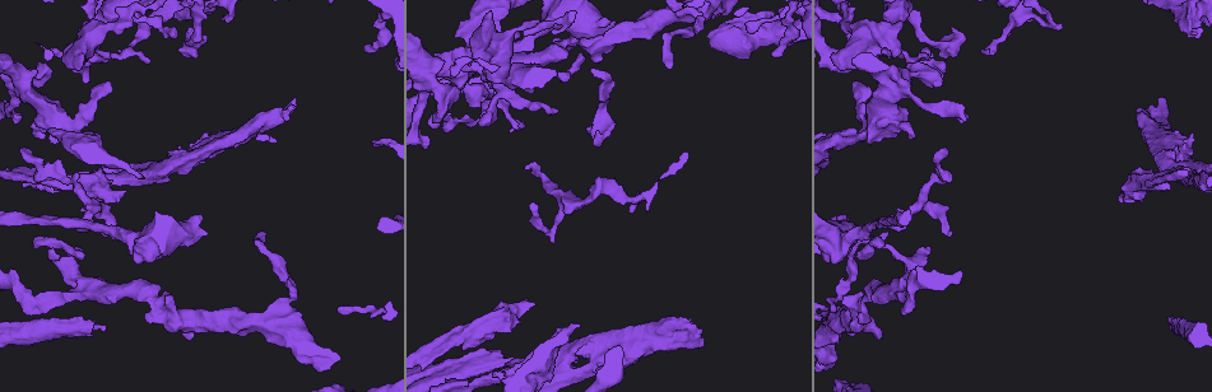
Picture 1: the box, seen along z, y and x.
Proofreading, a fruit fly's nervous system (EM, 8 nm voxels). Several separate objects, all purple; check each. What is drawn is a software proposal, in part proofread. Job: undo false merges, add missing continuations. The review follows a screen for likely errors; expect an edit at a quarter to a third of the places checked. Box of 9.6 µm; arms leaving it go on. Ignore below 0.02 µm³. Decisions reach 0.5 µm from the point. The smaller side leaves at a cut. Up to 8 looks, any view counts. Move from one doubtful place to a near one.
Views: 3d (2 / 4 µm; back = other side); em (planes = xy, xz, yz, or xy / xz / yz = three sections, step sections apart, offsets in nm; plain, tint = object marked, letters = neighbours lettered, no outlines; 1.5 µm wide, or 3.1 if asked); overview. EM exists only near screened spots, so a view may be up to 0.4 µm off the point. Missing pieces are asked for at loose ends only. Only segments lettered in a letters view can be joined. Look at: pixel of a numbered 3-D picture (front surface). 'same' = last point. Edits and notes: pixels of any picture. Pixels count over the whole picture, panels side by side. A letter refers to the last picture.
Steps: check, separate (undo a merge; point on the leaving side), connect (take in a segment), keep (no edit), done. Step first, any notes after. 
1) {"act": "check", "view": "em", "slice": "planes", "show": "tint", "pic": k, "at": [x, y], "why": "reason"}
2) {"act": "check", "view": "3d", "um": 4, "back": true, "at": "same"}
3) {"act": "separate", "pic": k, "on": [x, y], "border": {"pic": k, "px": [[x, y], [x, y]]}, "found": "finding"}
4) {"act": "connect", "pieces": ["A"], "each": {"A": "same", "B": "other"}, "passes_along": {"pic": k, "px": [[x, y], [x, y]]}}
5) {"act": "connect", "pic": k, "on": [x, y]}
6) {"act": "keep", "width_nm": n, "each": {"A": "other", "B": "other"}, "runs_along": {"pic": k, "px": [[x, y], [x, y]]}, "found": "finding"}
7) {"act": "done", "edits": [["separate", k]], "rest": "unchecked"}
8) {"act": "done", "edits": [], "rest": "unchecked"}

{"act": "check", "view": "em", "slice": "planes", "show": "letters", "pic": 1, "at": [43, 137], "why": "free end"}

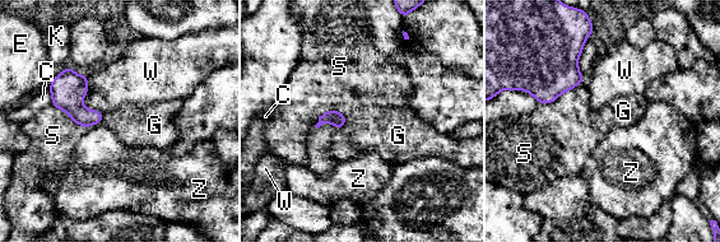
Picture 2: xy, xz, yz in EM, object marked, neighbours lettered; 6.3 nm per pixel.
{"act": "keep", "each": {"C": "other", "E": "other", "G": "other", "K": "other", "S": "other", "W": "other", "Z": "other"}, "border": {"pic": 2, "px": [[100, 122], [83, 128]]}, "found": "none of them fits"}

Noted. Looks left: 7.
{"act": "check", "view": "em", "slice": "planes", "show": "letters", "pic": 1, "at": [931, 249], "why": "branch stops here"}

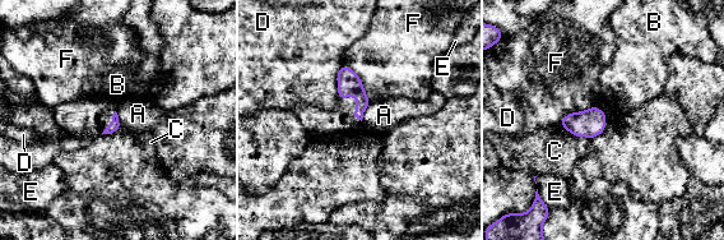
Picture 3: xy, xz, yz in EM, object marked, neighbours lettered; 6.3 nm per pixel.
{"act": "keep", "each": {"A": "other", "B": "other", "C": "other", "D": "other", "E": "other", "F": "other"}, "found": "no lettered segment goes on from it"}

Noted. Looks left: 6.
{"act": "check", "view": "3d", "um": 2, "pic": 1, "at": [525, 168]}

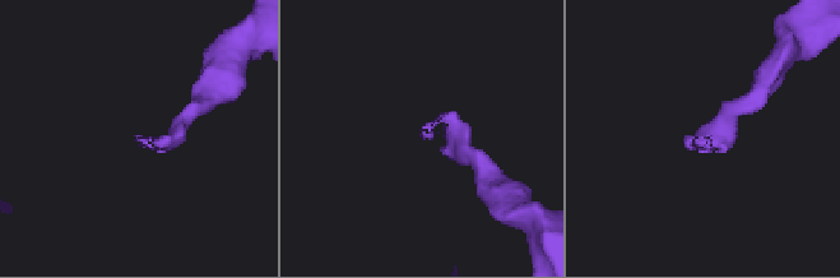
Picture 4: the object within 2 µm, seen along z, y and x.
{"act": "check", "view": "em", "slice": "xz", "step": 8, "show": "tint", "pic": 4, "at": [698, 141]}

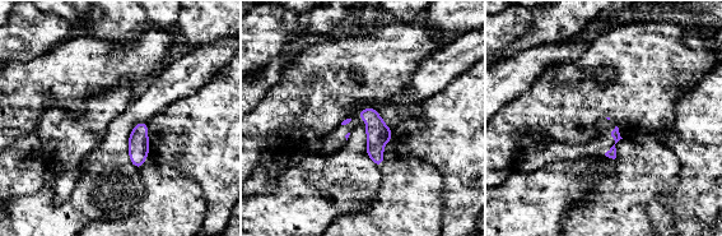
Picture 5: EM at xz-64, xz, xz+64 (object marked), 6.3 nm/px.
{"act": "check", "view": "em", "slice": "planes", "show": "letters", "at": "same", "why": "another direction"}

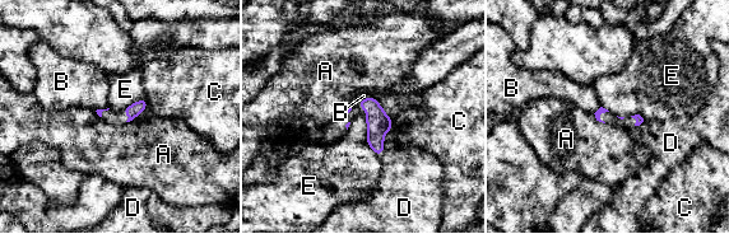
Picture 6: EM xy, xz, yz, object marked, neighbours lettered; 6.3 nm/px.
{"act": "keep", "each": {"A": "other", "B": "other", "C": "other", "D": "other", "E": "other"}, "border": {"pic": 6, "px": [[363, 115], [367, 145], [379, 155]]}, "found": "none of them fits"}

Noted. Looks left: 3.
{"act": "done", "edits": [], "rest": "unchecked"}

